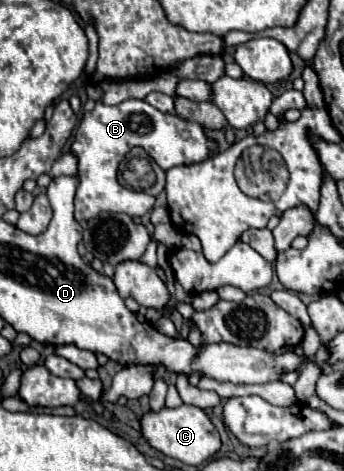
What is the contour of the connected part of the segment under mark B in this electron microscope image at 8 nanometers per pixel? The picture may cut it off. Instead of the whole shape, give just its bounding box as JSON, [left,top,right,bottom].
[70,99,214,221]

